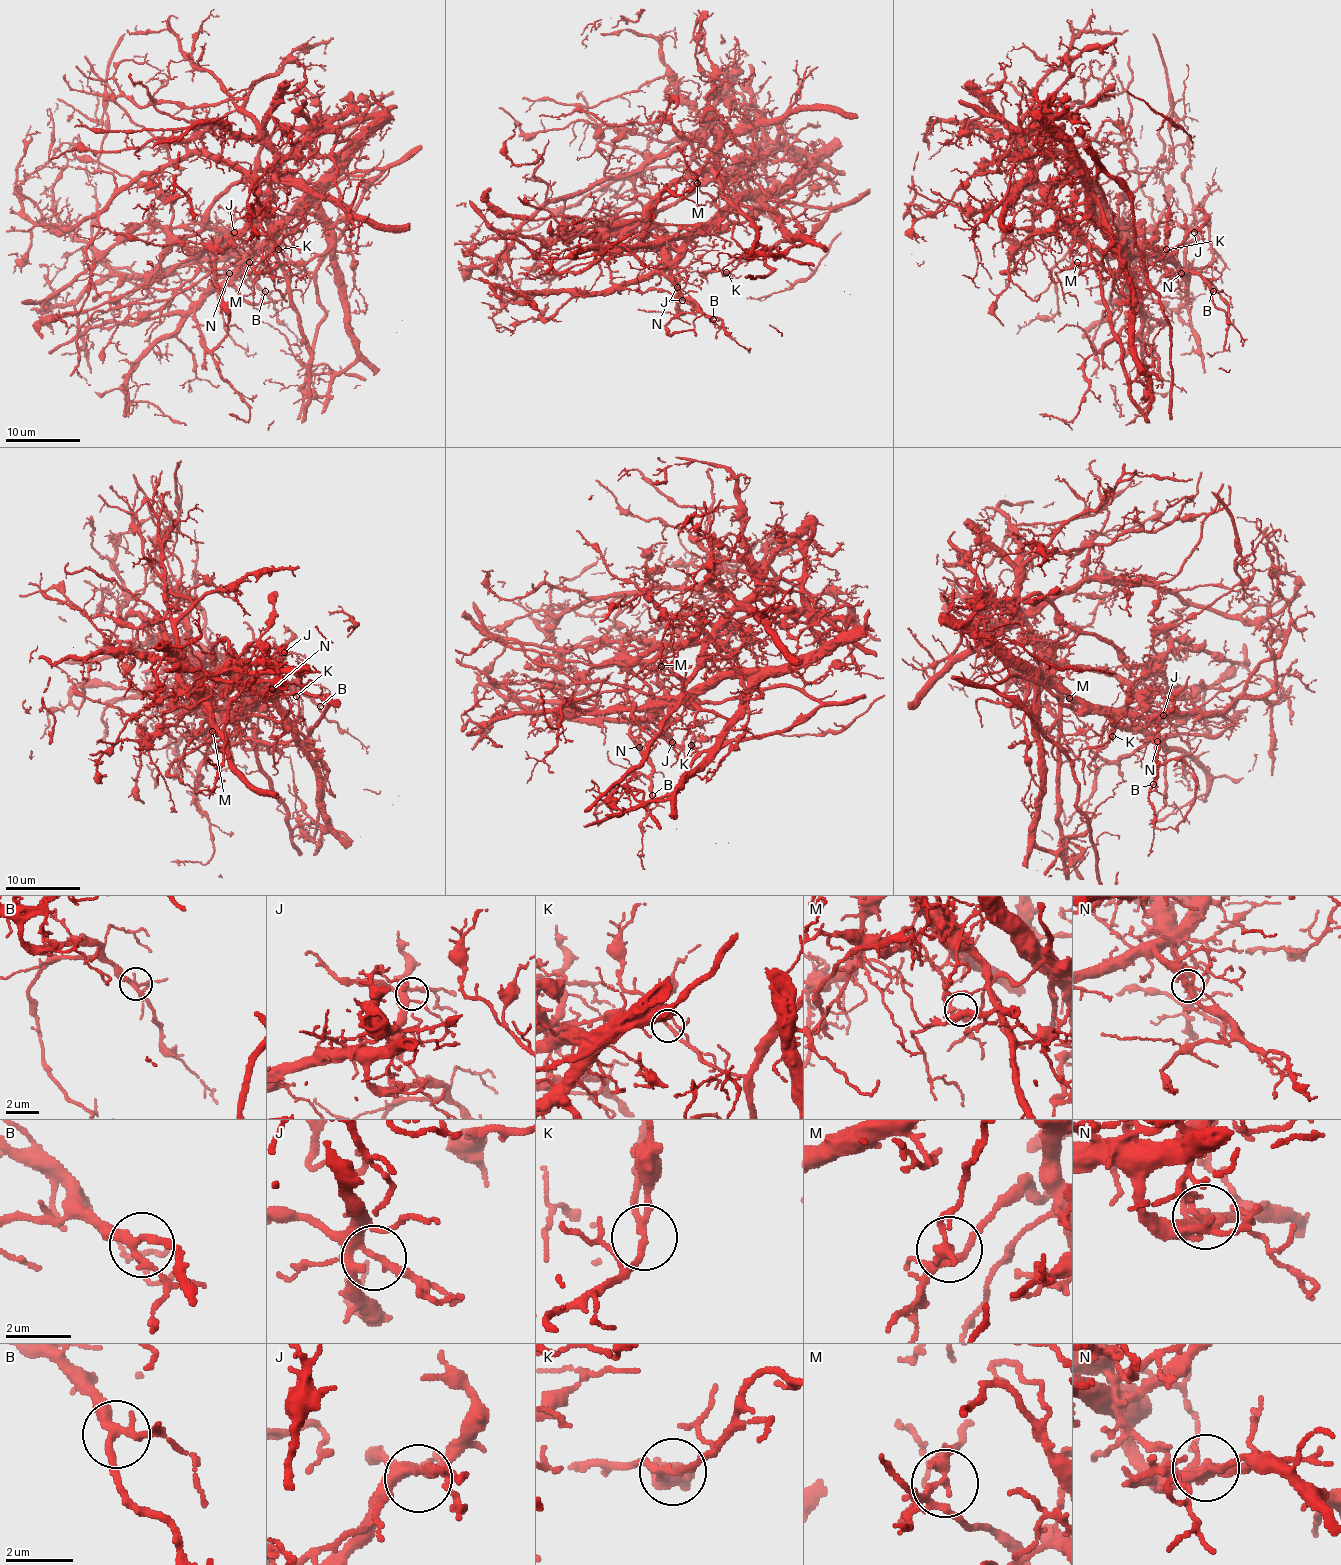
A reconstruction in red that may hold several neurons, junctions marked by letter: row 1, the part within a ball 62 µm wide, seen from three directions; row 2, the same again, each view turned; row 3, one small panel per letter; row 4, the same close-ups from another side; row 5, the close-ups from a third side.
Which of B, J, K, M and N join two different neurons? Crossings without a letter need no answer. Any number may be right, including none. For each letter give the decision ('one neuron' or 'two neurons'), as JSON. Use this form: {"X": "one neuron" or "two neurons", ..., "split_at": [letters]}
{"B": "one neuron", "J": "one neuron", "K": "one neuron", "M": "two neurons", "N": "two neurons", "split_at": ["M", "N"]}

